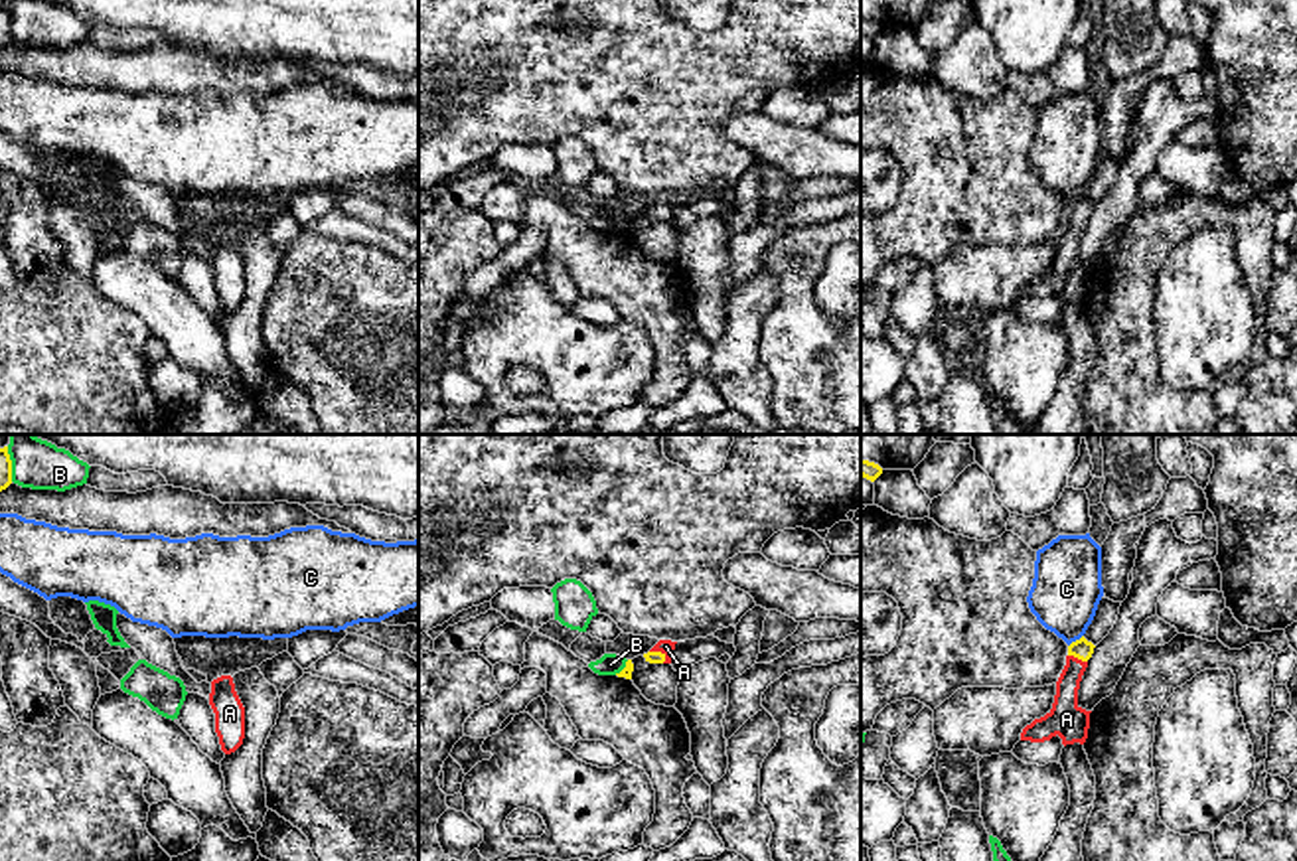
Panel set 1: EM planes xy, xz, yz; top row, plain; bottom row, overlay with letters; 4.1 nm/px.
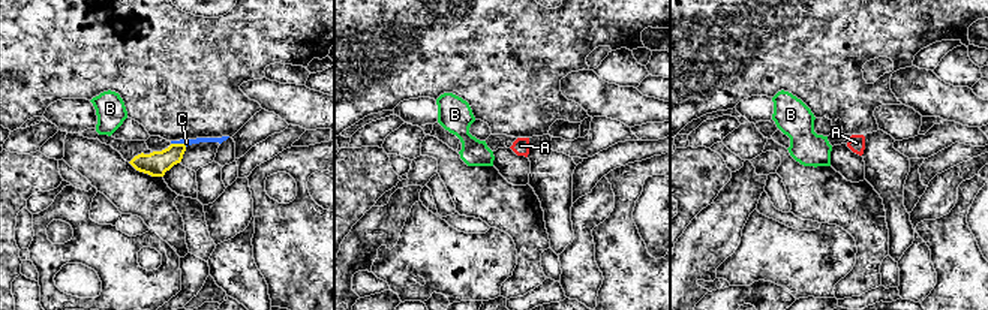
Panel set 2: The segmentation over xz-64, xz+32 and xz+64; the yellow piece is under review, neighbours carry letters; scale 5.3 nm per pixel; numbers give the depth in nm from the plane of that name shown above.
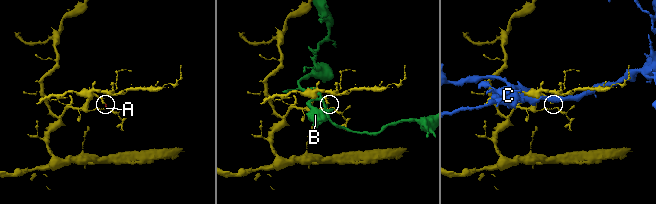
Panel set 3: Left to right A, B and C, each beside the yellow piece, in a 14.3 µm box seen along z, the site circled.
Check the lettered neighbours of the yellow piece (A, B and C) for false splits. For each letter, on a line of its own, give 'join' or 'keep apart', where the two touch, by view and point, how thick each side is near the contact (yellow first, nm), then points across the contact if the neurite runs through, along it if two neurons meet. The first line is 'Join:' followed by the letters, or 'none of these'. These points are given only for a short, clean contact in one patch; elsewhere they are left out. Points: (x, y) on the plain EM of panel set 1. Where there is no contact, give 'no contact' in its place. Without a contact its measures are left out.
Join: A
A: join; meets yellow in yz at (1078, 216); 80 nm thick on the yellow side, 140 nm on the other; runs through yz (1080, 206), (1078, 216), (1067, 243), (1065, 275)
B: keep apart; meets yellow in xy at (10, 22); 50 nm thick on the yellow side, 190 nm on the other
C: keep apart; meets yellow in yz at (1076, 198); 80 nm thick on the yellow side, 280 nm on the other

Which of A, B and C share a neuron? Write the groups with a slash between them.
A / B / C

